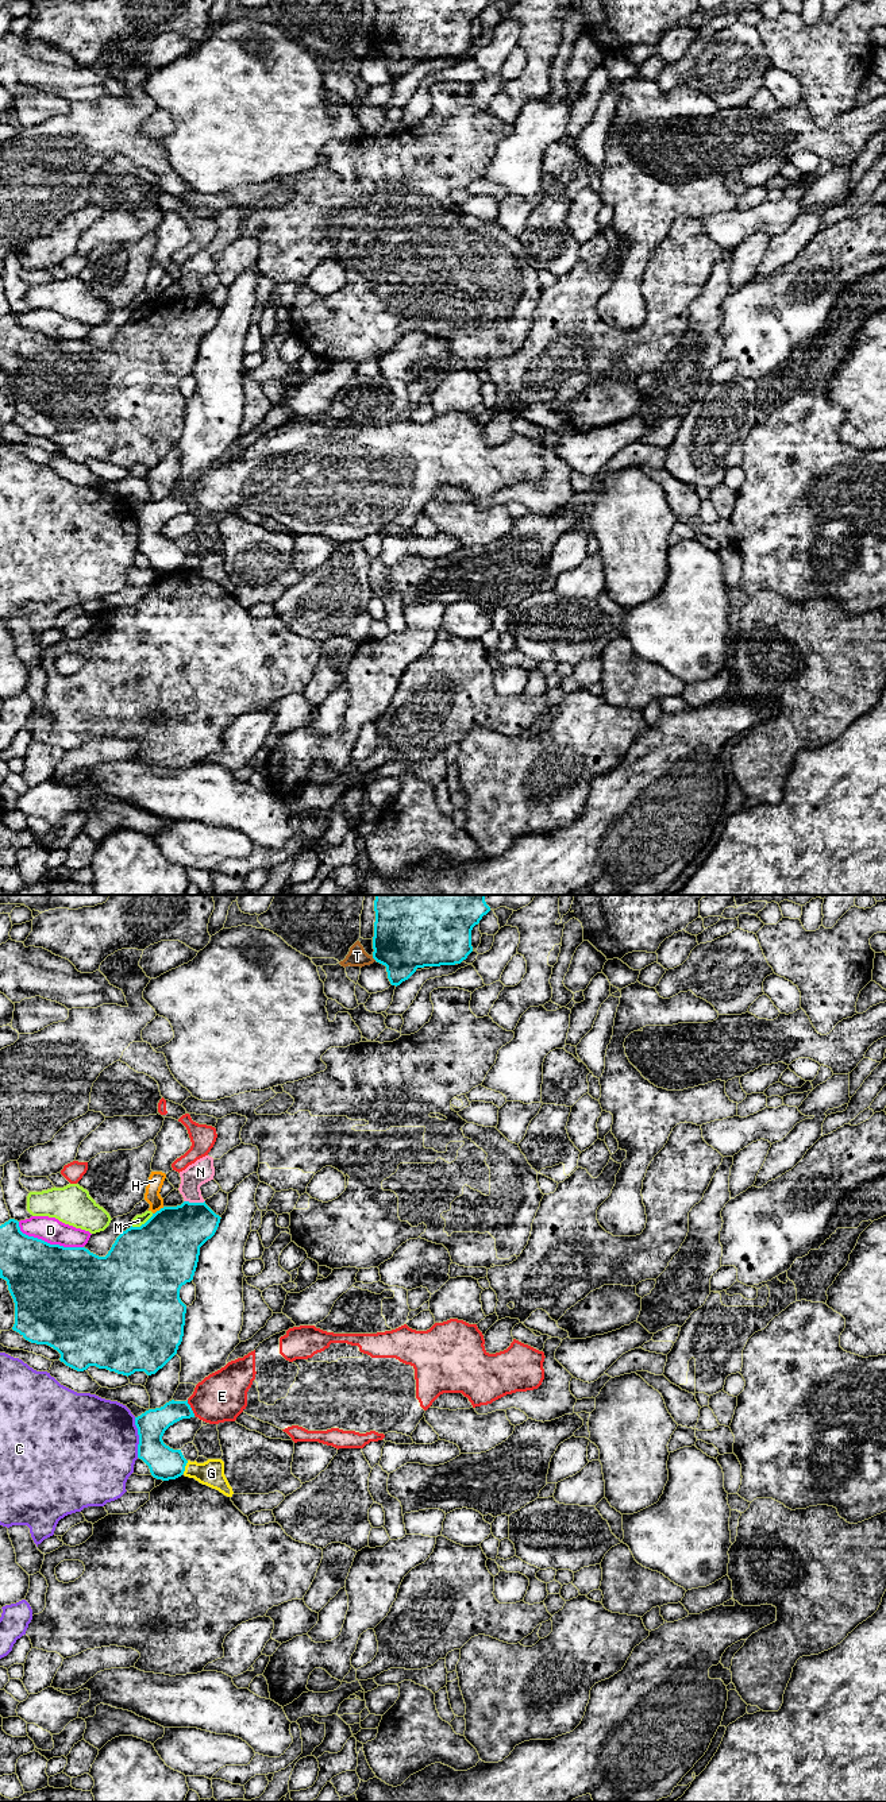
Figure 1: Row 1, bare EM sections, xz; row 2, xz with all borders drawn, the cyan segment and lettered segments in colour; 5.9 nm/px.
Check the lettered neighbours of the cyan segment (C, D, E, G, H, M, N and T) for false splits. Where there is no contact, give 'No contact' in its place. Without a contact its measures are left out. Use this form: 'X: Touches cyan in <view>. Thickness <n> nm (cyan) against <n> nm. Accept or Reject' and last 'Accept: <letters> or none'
C: Touches cyan in xz. Thickness 200 nm (cyan) against 480 nm. Reject
D: Touches cyan in xz. Thickness 480 nm (cyan) against 150 nm. Reject
E: Touches cyan in xz. Thickness 170 nm (cyan) against 300 nm. Reject
G: Touches cyan in xz. Thickness 200 nm (cyan) against 160 nm. Reject
H: Touches cyan in xz. Thickness 420 nm (cyan) against 90 nm. Reject
M: Touches cyan in xz. Thickness 480 nm (cyan) against 70 nm. Reject
N: Touches cyan in xz. Thickness 360 nm (cyan) against 140 nm. Reject
T: Touches cyan in xz. Thickness 380 nm (cyan) against 120 nm. Reject
Accept: none

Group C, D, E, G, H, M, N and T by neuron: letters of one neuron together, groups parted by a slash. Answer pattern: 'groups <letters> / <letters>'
groups C / D / E / G / H / M / N / T

